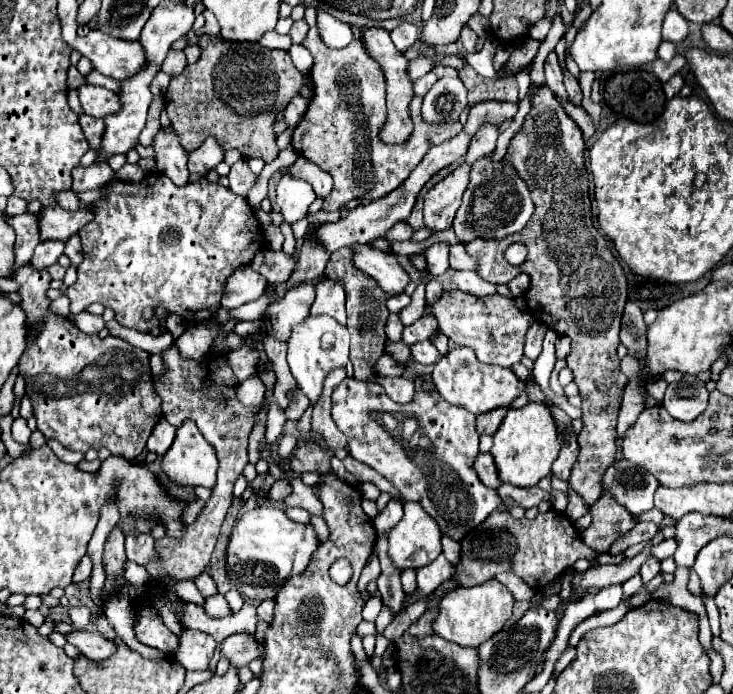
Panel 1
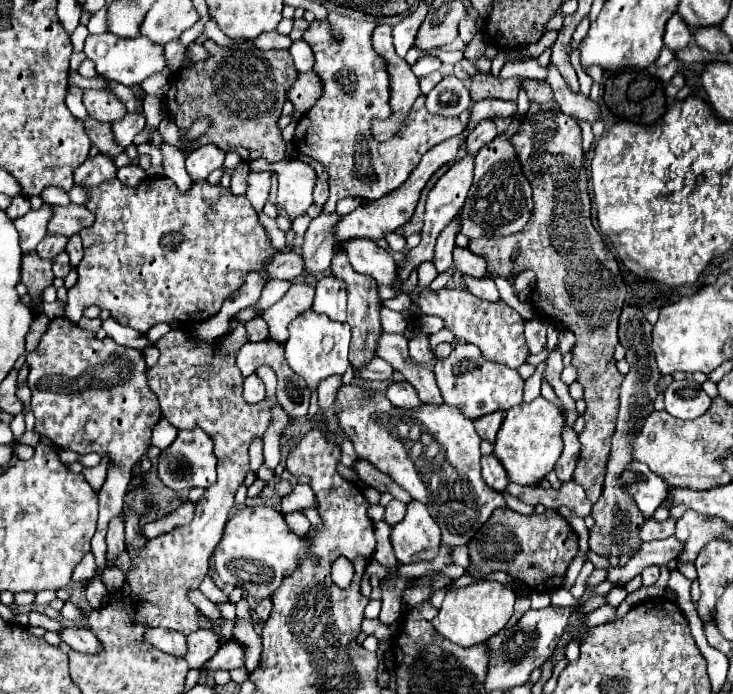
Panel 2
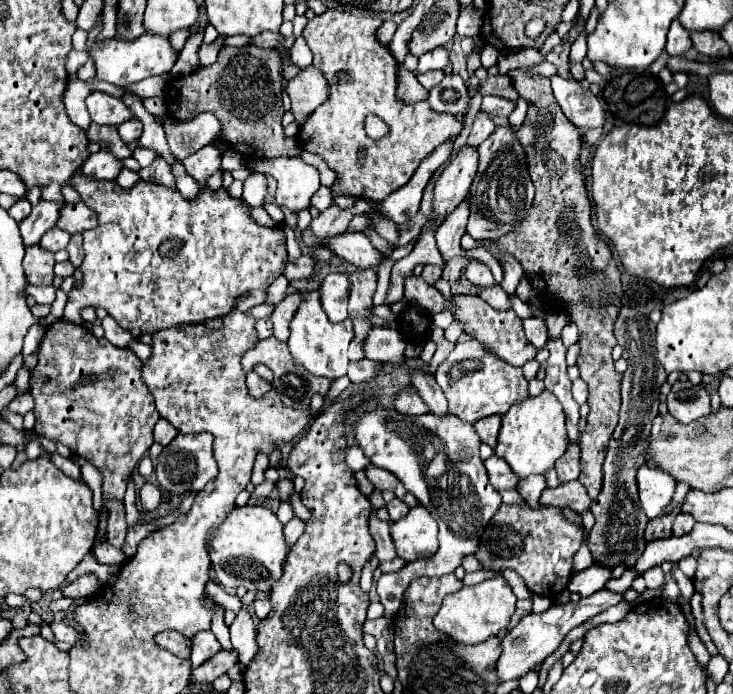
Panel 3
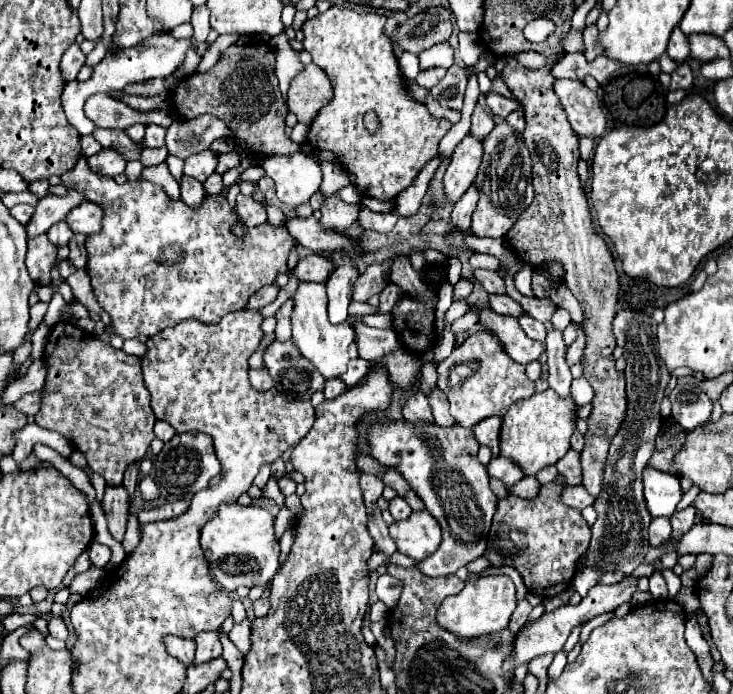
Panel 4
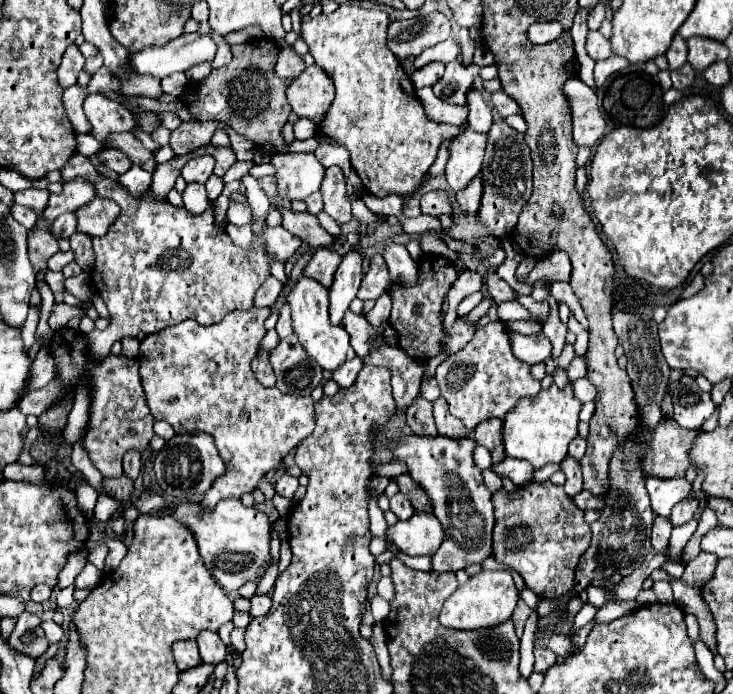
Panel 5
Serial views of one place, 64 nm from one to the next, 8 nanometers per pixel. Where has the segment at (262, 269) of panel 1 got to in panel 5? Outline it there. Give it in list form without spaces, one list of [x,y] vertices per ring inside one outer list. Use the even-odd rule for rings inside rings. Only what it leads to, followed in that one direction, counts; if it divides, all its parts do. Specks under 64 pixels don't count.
[[[320,248],[312,254],[312,258],[304,266],[302,274],[328,288],[332,284],[332,278],[334,278],[334,272],[336,272],[340,260],[342,260],[342,256],[338,252],[334,252],[330,248]]]

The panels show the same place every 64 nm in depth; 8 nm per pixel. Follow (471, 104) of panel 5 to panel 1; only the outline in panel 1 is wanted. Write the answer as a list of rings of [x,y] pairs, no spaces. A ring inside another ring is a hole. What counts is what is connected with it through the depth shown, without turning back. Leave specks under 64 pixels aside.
[[[492,124],[482,126],[482,128],[476,132],[476,136],[472,138],[464,162],[466,162],[466,164],[474,164],[476,160],[480,160],[480,158],[484,158],[484,156],[492,156],[494,148],[496,148],[496,140],[498,140],[498,128],[492,126]]]

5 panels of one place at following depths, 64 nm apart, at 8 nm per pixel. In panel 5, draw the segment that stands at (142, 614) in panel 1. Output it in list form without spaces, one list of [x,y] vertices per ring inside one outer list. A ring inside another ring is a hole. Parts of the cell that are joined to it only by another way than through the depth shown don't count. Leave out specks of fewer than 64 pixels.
[[[178,640],[176,644],[172,644],[172,652],[174,652],[174,660],[180,670],[188,670],[200,664],[198,646],[194,640]]]

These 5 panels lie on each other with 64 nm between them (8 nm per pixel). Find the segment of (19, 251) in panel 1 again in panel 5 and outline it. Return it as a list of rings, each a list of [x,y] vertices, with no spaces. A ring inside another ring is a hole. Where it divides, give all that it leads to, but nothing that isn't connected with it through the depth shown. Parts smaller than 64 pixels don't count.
[[[70,180],[64,182],[64,190],[60,196],[50,196],[48,206],[44,208],[42,214],[38,214],[36,228],[40,230],[50,230],[50,224],[56,220],[56,216],[64,212],[74,212],[80,206],[88,204],[94,198],[94,188],[86,180]]]

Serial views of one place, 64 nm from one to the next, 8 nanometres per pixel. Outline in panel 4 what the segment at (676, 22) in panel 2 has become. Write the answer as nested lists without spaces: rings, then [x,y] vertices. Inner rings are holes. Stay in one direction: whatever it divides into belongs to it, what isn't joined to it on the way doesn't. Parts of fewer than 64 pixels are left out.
[[[676,26],[672,30],[672,36],[670,36],[670,42],[668,42],[668,56],[676,62],[684,62],[686,56],[690,54],[690,48],[688,48],[688,38],[684,36],[684,32]]]

